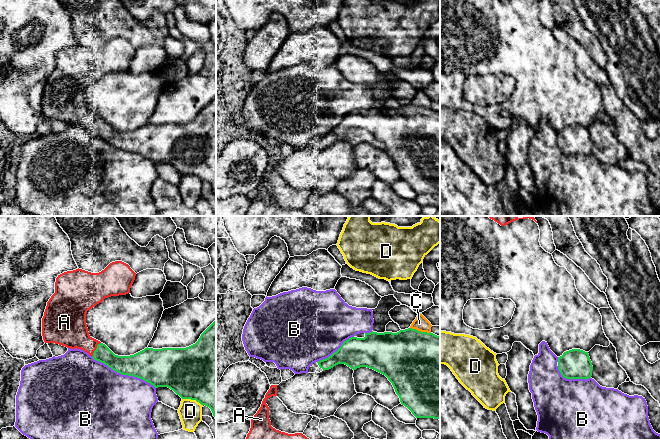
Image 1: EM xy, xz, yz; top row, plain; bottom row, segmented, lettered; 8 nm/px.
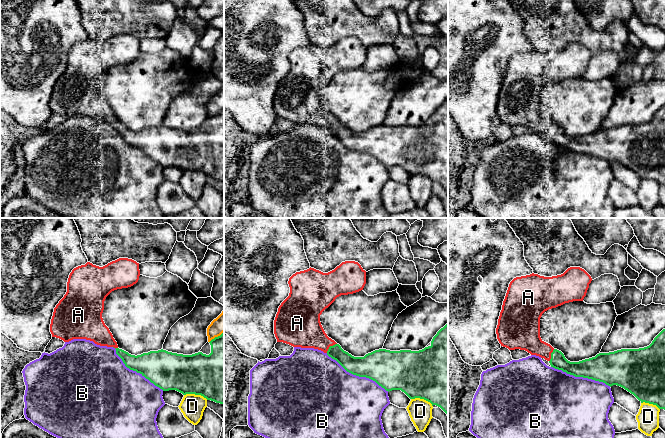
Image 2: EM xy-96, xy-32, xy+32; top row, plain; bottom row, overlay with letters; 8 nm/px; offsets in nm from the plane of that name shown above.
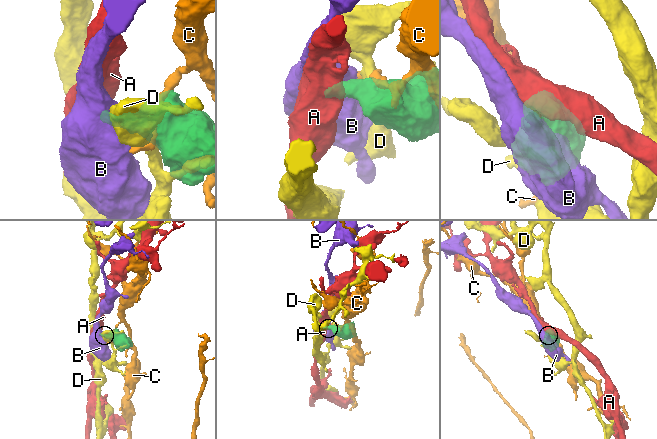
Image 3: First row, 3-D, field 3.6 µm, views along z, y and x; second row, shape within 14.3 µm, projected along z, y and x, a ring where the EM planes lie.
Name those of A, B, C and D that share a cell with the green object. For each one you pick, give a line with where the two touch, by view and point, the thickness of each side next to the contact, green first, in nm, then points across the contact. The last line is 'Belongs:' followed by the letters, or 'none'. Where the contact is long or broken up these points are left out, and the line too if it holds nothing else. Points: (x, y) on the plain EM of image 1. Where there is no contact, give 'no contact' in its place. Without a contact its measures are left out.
Belongs: none

